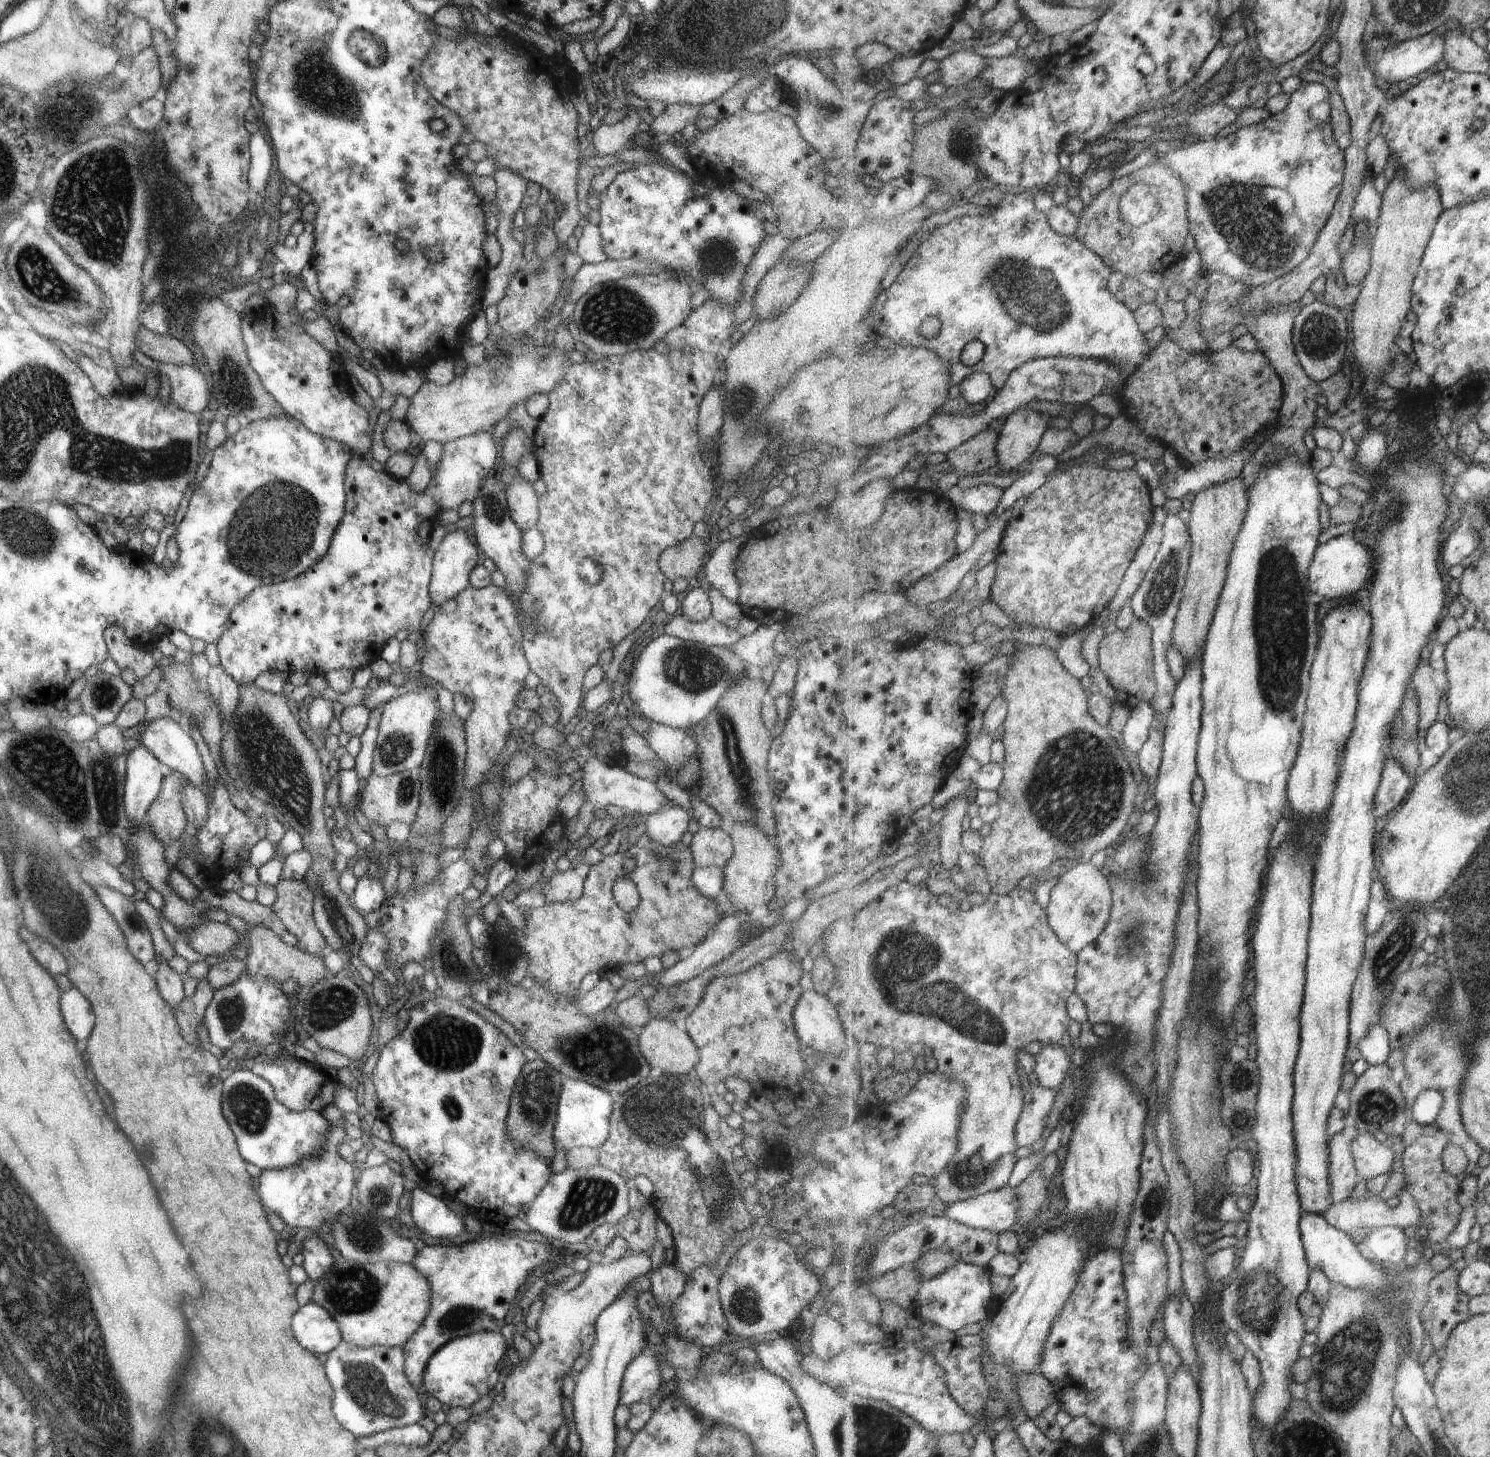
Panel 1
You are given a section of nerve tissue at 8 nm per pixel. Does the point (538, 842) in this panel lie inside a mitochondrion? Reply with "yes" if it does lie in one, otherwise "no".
no

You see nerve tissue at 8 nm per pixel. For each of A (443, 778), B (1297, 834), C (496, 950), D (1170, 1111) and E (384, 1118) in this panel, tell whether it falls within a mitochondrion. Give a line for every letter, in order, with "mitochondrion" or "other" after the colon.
A: mitochondrion
B: other
C: other
D: other
E: other

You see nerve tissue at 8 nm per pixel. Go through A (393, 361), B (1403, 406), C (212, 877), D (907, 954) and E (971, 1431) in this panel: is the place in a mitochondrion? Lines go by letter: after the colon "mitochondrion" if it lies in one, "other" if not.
A: other
B: other
C: other
D: mitochondrion
E: other

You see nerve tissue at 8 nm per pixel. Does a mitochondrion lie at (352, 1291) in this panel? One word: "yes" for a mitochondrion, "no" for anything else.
yes

